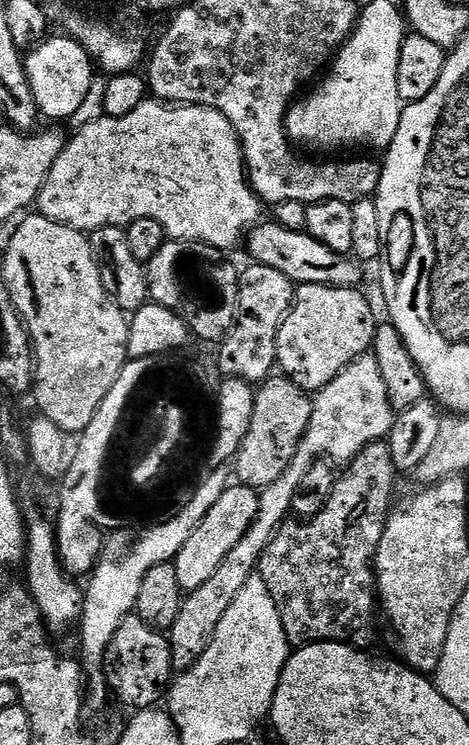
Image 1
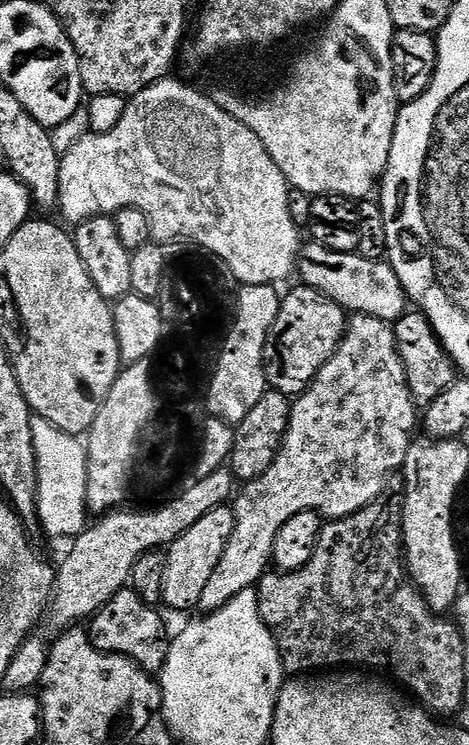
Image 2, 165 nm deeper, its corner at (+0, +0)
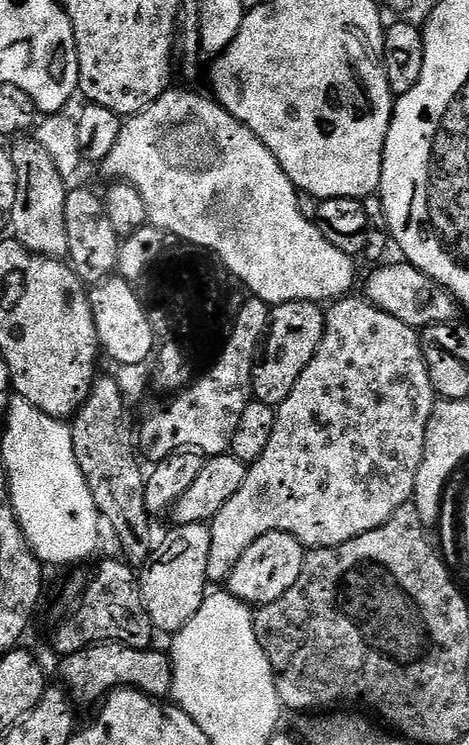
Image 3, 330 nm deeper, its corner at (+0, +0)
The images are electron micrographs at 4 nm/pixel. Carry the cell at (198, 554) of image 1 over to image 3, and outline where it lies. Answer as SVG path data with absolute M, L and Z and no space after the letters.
M176 524L165 534L159 537L158 543L153 547L151 556L138 572L138 583L142 602L146 606L146 614L150 614L150 622L157 633L168 632L175 634L198 614L198 606L202 606L206 589L210 581L206 574L206 562L210 559L210 527L208 524Z

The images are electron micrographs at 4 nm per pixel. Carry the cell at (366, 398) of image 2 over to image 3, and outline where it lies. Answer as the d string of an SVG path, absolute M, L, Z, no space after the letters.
M341 298L335 301L335 303L325 311L322 340L318 342L318 348L314 350L314 358L310 358L310 366L306 366L306 370L302 370L302 378L298 378L298 382L294 382L294 390L290 390L290 398L286 398L286 402L282 402L276 408L274 434L270 434L270 443L267 444L266 450L262 450L262 458L258 458L253 464L248 465L246 482L242 482L242 487L238 489L238 494L234 494L234 498L230 498L230 502L226 502L226 506L222 506L222 510L218 510L218 514L210 522L210 559L206 562L206 574L213 585L223 585L238 562L238 558L242 558L242 554L246 554L246 550L250 550L250 546L254 546L254 542L258 542L258 538L262 538L267 532L290 532L296 537L296 541L298 541L299 544L303 544L305 549L308 550L313 548L329 548L330 546L338 546L342 542L350 542L350 538L358 538L358 534L366 534L366 530L374 530L378 526L382 526L382 522L386 522L390 518L390 514L394 514L394 510L398 510L398 506L402 506L411 501L412 491L414 490L414 478L418 478L418 466L422 466L422 454L426 446L426 426L430 422L432 407L436 404L438 397L436 391L432 389L430 374L426 374L426 362L422 358L420 338L417 329L406 326L406 322L398 322L398 318L394 318L390 314L378 310L373 304L368 303L367 299L352 299L353 298Z

